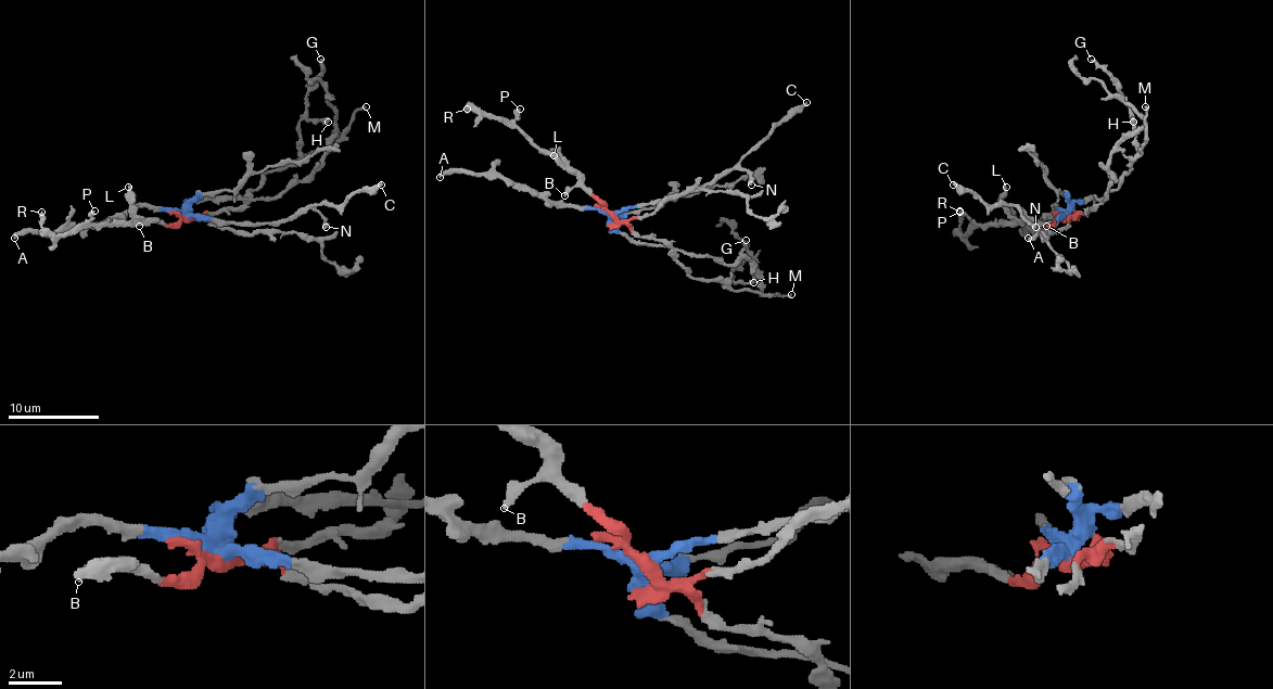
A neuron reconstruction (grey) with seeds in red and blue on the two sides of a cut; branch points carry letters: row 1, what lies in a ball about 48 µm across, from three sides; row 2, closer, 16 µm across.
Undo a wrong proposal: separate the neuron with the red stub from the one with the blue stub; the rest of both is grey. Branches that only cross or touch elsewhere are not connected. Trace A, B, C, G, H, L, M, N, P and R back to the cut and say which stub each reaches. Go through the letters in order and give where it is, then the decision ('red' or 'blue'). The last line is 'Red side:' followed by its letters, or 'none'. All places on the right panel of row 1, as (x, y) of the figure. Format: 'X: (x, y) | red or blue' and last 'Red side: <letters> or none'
A: (1028, 238) | blue
B: (1046, 226) | red
C: (953, 184) | blue
G: (1091, 59) | red
H: (1133, 122) | red
L: (1006, 187) | red
M: (1145, 106) | red
N: (1035, 227) | blue
P: (959, 211) | red
R: (959, 212) | red
Red side: B, G, H, L, M, P, R

